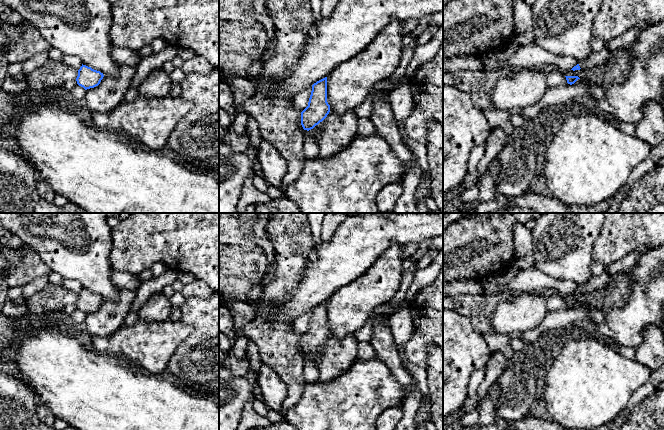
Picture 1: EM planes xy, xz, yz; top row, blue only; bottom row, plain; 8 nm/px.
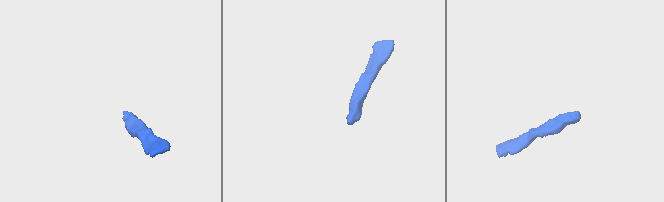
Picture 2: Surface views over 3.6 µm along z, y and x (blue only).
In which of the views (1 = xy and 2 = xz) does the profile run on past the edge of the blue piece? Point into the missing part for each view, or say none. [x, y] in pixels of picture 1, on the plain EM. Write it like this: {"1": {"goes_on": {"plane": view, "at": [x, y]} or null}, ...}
{"1": {"goes_on": null}, "2": {"goes_on": {"plane": "xz", "at": [314, 356]}}}

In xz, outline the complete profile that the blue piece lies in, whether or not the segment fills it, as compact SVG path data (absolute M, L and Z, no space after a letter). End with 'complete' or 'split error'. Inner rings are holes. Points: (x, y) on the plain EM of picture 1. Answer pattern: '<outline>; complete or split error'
M325 301L312 309L308 330L301 336L301 349L316 366L319 362L319 352L317 349L327 341L329 336L327 301Z; split error

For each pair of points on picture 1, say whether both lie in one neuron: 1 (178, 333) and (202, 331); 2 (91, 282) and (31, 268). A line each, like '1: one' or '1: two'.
1: two
2: two

